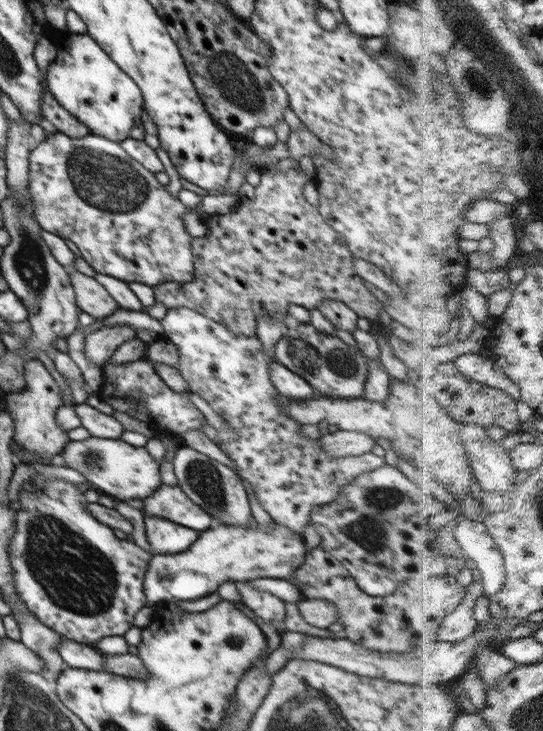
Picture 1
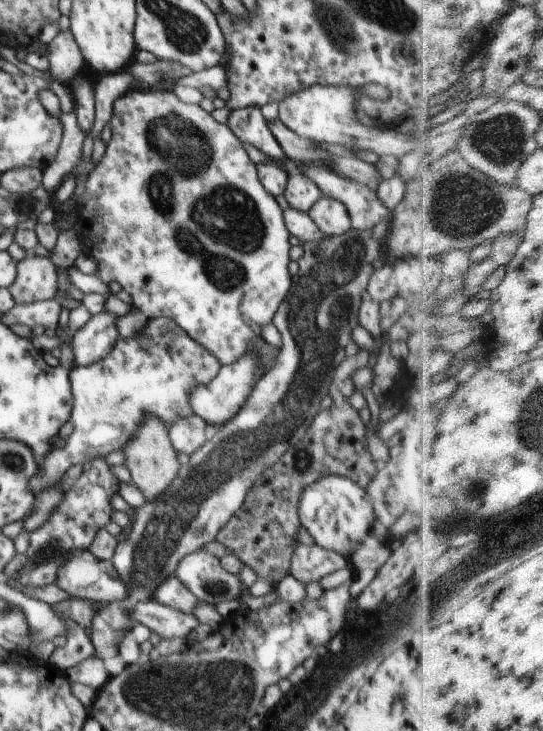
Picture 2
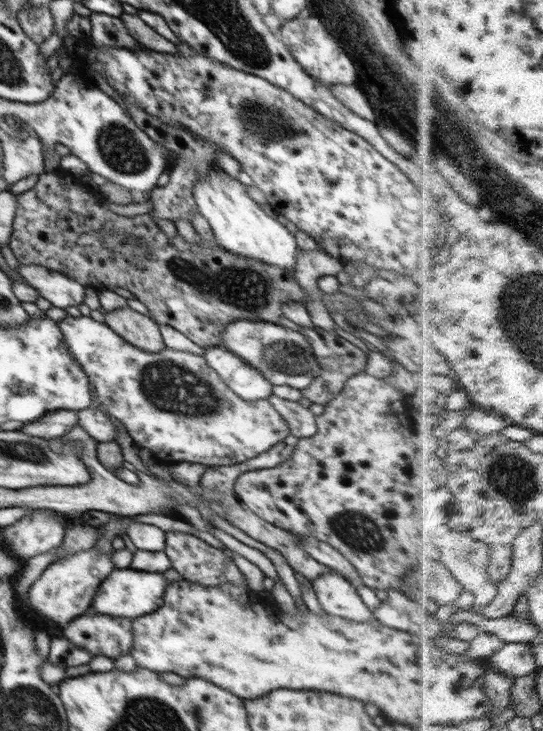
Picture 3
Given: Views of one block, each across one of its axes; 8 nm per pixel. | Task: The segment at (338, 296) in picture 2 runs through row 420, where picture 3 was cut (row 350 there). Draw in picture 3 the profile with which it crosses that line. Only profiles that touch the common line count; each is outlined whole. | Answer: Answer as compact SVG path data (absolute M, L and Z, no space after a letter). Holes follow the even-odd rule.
M237 320L227 324L221 334L221 346L237 354L262 373L270 384L286 385L300 390L322 374L310 343L298 331L264 321Z

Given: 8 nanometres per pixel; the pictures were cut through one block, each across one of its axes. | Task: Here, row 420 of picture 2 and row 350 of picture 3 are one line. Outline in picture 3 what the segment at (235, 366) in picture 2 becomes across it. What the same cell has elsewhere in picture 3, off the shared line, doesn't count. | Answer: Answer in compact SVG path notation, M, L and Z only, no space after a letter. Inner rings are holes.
M207 346L204 358L208 366L244 400L262 400L271 395L273 384L262 376L259 370L242 360L228 348Z

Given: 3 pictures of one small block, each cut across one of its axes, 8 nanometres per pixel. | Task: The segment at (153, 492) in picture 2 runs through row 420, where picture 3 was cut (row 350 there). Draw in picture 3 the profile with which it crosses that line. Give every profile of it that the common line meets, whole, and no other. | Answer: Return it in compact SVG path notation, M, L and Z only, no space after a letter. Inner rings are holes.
M129 307L115 308L114 311L104 312L104 316L105 323L126 342L146 352L164 350L165 342L159 324L154 319Z

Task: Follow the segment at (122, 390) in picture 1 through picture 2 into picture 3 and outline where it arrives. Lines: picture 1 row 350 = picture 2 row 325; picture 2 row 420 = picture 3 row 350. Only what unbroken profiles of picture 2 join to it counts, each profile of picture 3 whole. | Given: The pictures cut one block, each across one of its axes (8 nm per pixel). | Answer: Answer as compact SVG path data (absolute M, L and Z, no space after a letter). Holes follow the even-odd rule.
M92 316L64 317L62 320L57 321L57 325L63 334L63 340L69 347L69 350L75 354L76 359L84 368L84 372L87 374L89 381L96 387L98 398L102 403L102 406L110 413L115 416L129 432L133 438L135 445L148 450L151 450L154 454L162 452L162 458L173 458L174 462L191 462L200 463L202 466L214 467L214 466L230 466L232 464L238 464L254 458L256 455L262 454L270 450L273 446L276 446L279 442L282 442L284 438L290 435L289 426L282 420L280 414L274 407L267 401L262 400L244 400L237 394L234 394L233 390L212 370L204 356L198 356L191 352L182 352L181 350L174 350L173 348L164 347L164 350L160 352L146 352L129 342L126 342L119 334L116 334L106 323L100 323L92 318Z

